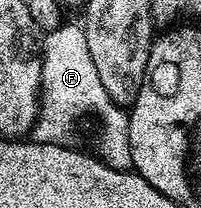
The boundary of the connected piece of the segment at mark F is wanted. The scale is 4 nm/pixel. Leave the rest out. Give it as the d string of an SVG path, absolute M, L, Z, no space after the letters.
M62 23L48 31L42 39L41 100L36 124L30 130L32 141L60 143L74 128L77 120L91 110L101 111L107 106L106 93L100 83L99 72L88 51L86 32L80 24Z

